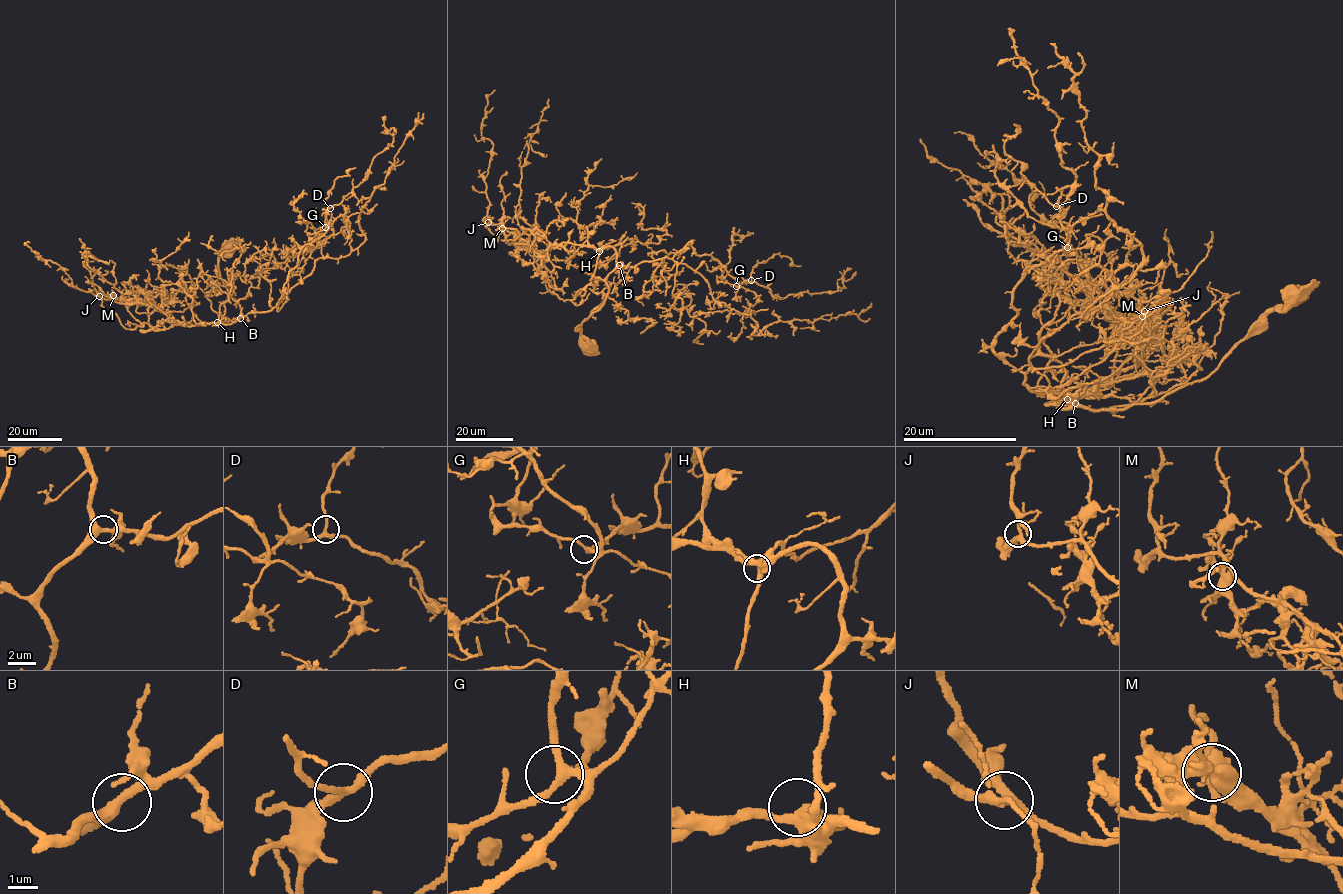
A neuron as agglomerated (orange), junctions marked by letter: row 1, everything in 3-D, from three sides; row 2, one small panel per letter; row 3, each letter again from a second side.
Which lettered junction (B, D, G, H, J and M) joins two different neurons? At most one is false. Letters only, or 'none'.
M

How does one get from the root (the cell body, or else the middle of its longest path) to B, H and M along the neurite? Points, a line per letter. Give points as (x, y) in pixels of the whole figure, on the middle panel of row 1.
B: (590, 346), (582, 340), (579, 328), (604, 302), (608, 289), (605, 278), (619, 265)
H: (590, 346), (579, 328), (604, 302), (605, 278), (616, 265), (612, 246), (599, 251)
M: (590, 346), (579, 328), (604, 302), (605, 278), (616, 267), (616, 251), (561, 242), (539, 256), (502, 228)

